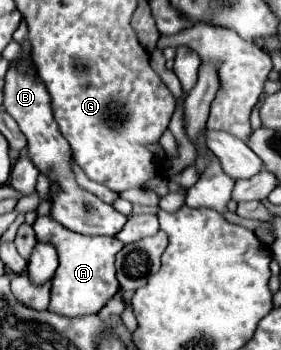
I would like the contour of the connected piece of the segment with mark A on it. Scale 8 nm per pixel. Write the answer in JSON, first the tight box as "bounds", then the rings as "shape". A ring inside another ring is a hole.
{"bounds":[33,215,123,317],"shape":[[[49,215],[37,217],[33,229],[37,241],[53,245],[59,255],[59,267],[51,281],[51,303],[47,309],[63,317],[83,317],[99,313],[99,309],[119,291],[119,281],[115,277],[115,255],[123,249],[123,243],[115,237],[87,237],[73,233],[55,223]]]}

